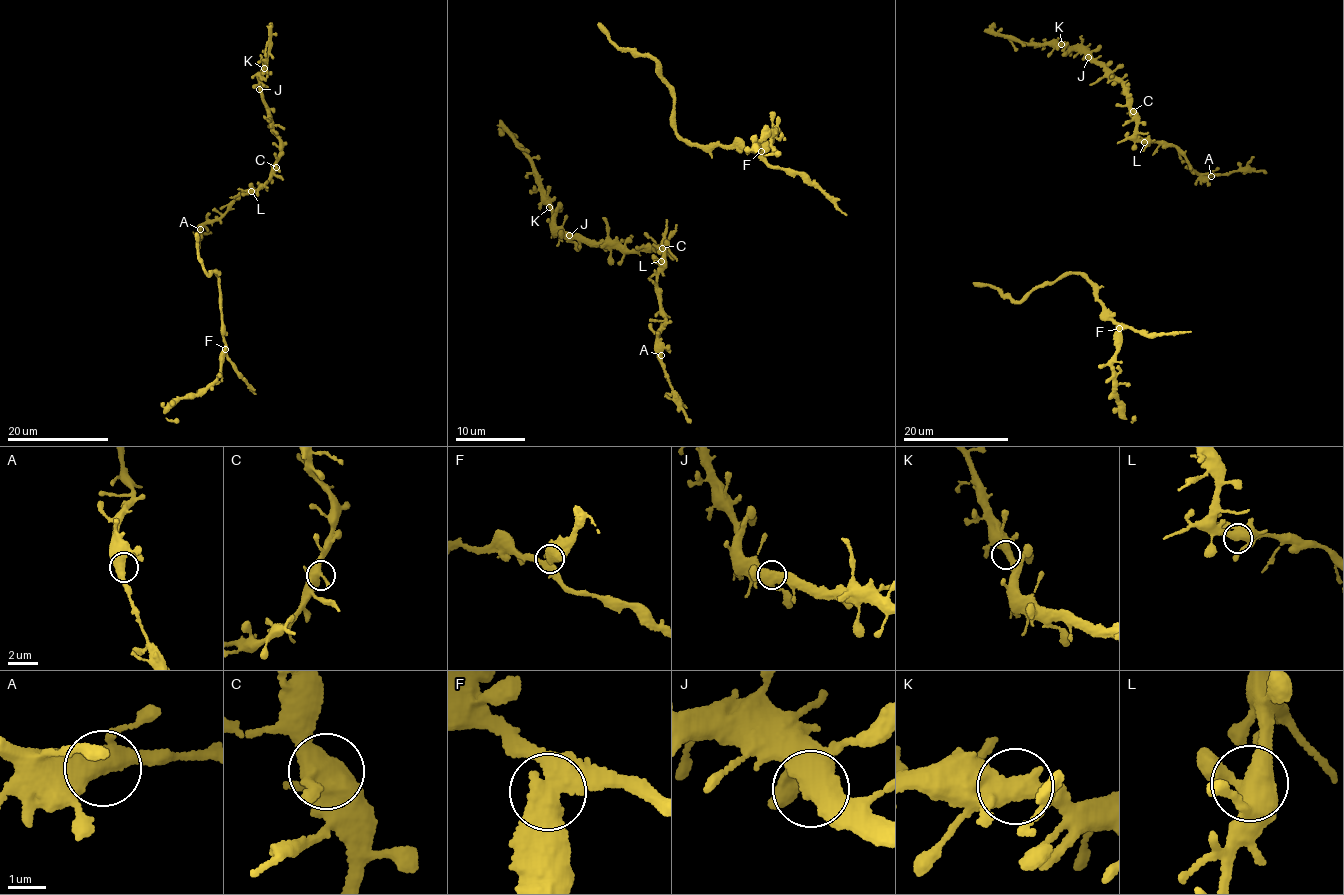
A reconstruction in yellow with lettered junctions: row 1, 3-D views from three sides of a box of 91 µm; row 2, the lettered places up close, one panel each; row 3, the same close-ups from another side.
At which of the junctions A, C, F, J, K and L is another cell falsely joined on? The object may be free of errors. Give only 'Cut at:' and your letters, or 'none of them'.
Cut at: F

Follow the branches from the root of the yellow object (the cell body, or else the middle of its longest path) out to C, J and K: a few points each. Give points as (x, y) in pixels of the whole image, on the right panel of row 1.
C: (1133, 150), (1136, 125), (1133, 111)
J: (1133, 150), (1136, 119), (1125, 83), (1088, 57)
K: (1133, 150), (1136, 119), (1125, 83), (1102, 64), (1061, 44)

